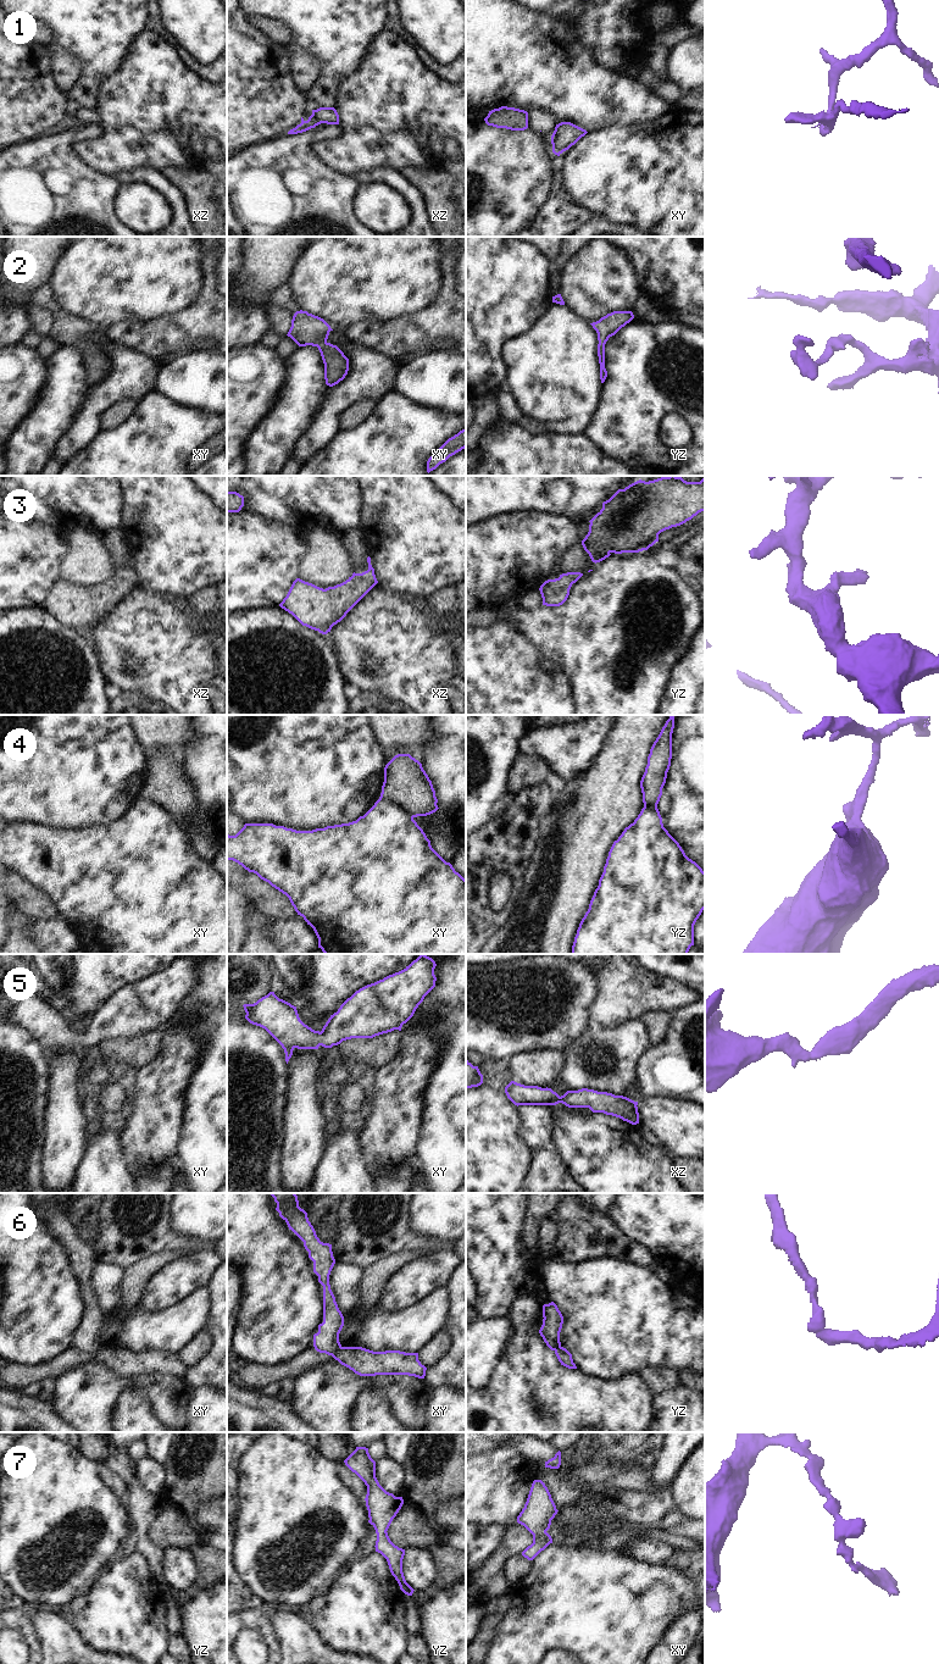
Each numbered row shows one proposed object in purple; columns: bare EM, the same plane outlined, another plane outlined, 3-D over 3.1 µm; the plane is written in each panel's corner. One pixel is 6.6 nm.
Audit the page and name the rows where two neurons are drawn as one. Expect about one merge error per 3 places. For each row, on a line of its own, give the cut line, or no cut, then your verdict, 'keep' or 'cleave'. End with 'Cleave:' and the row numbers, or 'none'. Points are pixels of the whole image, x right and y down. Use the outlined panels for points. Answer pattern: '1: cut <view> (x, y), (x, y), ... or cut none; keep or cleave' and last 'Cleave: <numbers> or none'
1: cut xz (311, 115), (317, 114), (322, 122); cleave
2: cut none; keep
3: cut none; keep
4: cut xy (379, 797), (403, 808), (412, 817); cleave
5: cut none; keep
6: cut xy (340, 1346), (331, 1354); cleave
7: cut none; keep
Cleave: 1, 4, 6

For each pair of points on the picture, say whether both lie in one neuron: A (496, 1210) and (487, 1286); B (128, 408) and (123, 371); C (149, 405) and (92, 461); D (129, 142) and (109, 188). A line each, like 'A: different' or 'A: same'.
A: same
B: different
C: same
D: different

